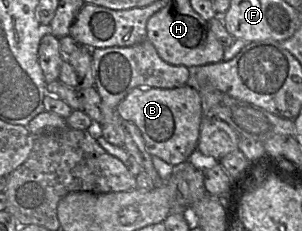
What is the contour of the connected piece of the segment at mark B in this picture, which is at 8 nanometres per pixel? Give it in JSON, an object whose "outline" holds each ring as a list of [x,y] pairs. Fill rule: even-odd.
{"outline":[[[191,85],[172,89],[134,88],[121,100],[116,111],[122,120],[133,123],[139,129],[151,156],[172,166],[187,161],[197,149],[204,110],[198,91]]]}

